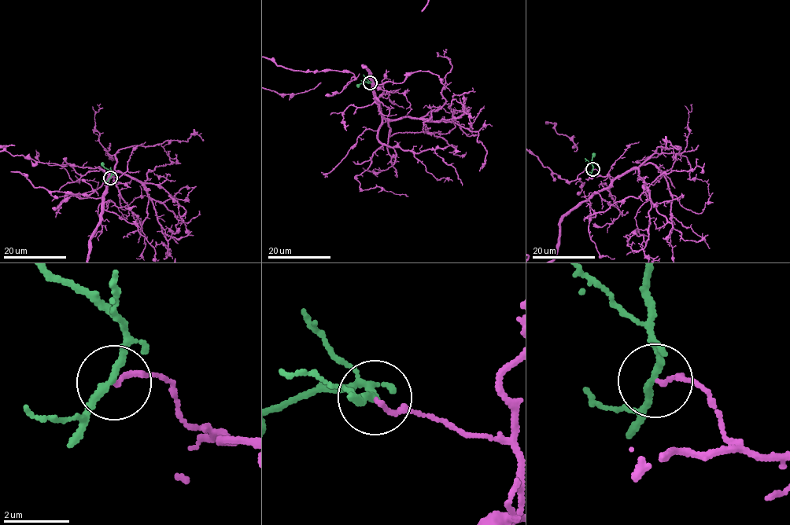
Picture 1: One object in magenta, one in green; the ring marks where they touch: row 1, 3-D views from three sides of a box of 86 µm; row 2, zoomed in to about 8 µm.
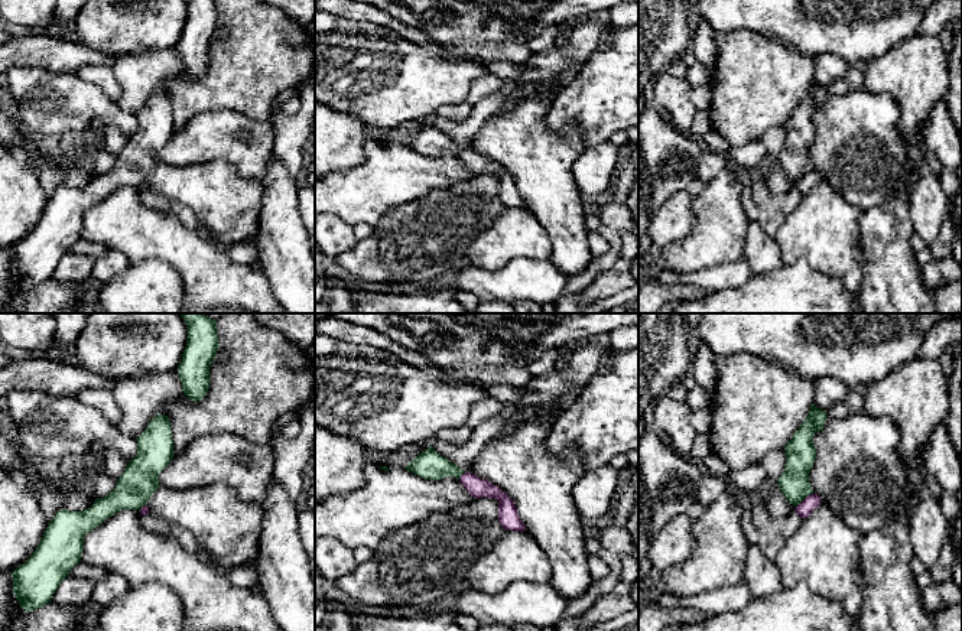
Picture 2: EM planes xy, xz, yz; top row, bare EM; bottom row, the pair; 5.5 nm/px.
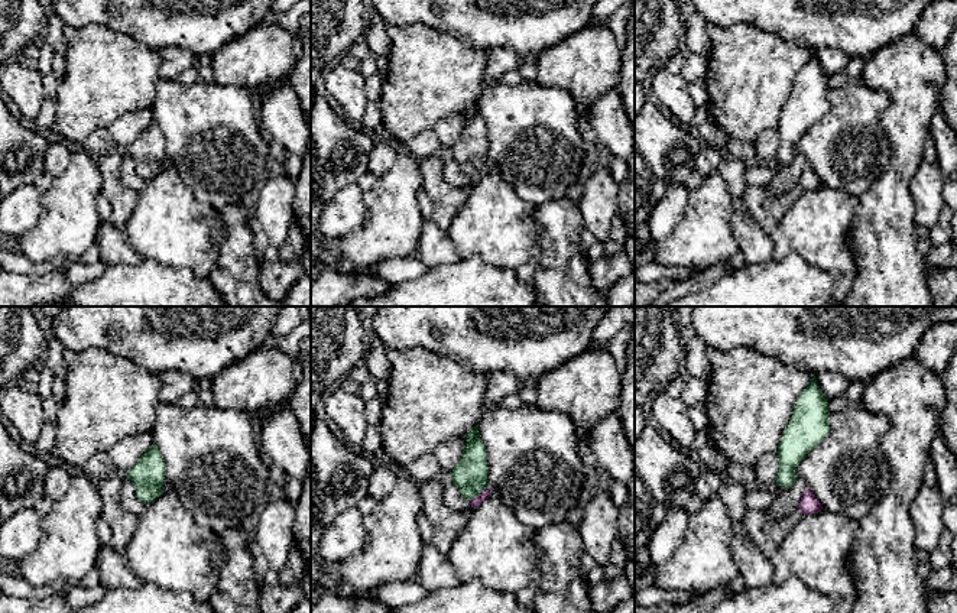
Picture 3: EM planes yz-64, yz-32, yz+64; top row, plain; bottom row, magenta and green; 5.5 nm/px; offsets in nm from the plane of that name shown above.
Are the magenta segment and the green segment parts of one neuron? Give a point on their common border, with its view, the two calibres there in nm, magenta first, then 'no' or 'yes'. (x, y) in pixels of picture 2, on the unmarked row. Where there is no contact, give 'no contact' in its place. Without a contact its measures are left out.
contact yz (803, 176); calibres 90 and 160 nm; no

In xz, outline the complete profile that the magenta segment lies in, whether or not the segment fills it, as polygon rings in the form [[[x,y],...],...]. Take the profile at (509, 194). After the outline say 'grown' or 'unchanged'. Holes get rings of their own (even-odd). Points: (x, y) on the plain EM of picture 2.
[[[469,147],[462,150],[459,157],[472,173],[488,173],[498,178],[498,198],[506,206],[526,208],[513,176],[501,165],[475,153]]]; unchanged

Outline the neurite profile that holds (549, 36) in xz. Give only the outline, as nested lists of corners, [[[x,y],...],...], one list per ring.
[[[556,23],[549,27],[546,27],[539,36],[534,39],[529,40],[526,46],[533,52],[542,52],[555,43],[559,42],[559,39],[563,36],[562,35],[562,25],[563,23]]]

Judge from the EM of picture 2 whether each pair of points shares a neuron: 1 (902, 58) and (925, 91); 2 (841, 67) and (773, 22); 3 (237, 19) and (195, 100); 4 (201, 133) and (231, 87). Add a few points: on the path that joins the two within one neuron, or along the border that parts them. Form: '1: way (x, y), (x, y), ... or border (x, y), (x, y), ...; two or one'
1: way (910, 67), (917, 83); one
2: border (813, 57), (839, 55), (850, 65); two
3: way (237, 39), (237, 58), (215, 80); one
4: border (250, 117), (213, 109), (187, 123); two

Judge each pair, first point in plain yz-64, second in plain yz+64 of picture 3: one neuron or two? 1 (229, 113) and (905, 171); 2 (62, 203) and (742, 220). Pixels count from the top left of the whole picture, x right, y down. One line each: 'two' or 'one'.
1: two
2: two

